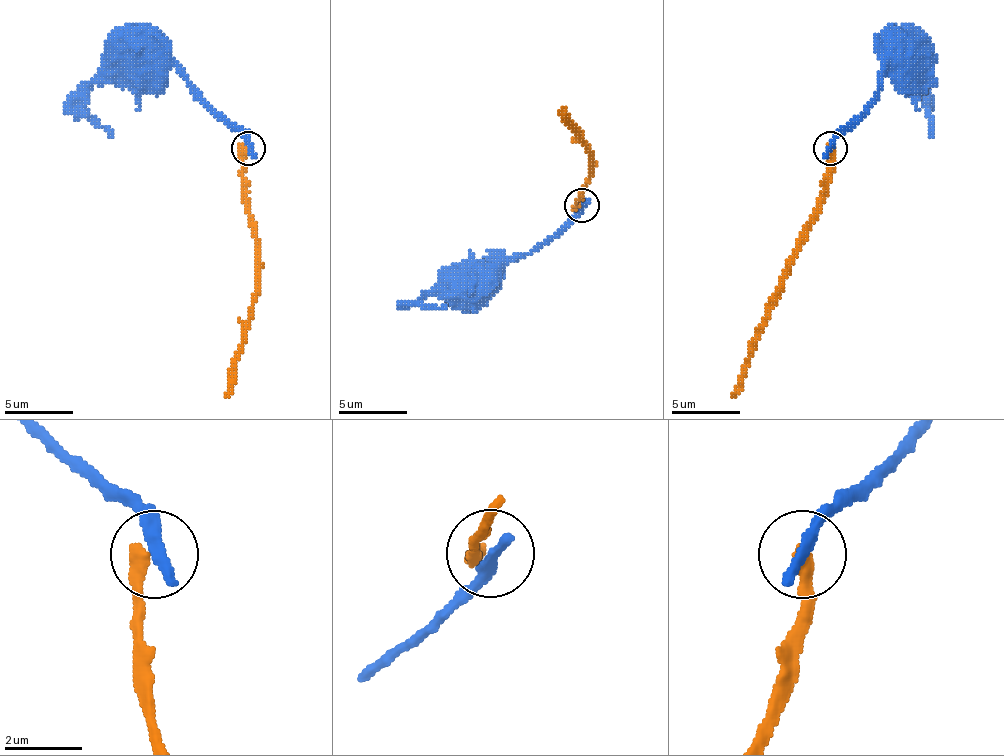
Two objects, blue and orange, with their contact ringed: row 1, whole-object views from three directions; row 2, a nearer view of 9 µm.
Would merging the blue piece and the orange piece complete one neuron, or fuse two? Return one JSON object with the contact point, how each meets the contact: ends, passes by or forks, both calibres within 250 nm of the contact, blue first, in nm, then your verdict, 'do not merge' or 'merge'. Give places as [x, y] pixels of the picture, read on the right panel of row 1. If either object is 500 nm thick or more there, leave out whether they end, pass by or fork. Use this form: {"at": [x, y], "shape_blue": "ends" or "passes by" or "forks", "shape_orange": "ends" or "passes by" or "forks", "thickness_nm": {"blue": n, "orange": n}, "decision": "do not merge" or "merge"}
{"at": [830, 148], "shape_blue": "ends", "shape_orange": "ends", "thickness_nm": {"blue": 360, "orange": 380}, "decision": "do not merge"}

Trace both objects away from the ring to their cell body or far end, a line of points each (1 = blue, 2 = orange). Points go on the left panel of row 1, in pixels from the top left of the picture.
1: (249, 147), (249, 140), (174, 65), (153, 65), (133, 55)
2: (245, 147), (242, 195), (256, 233), (256, 297), (228, 396)

